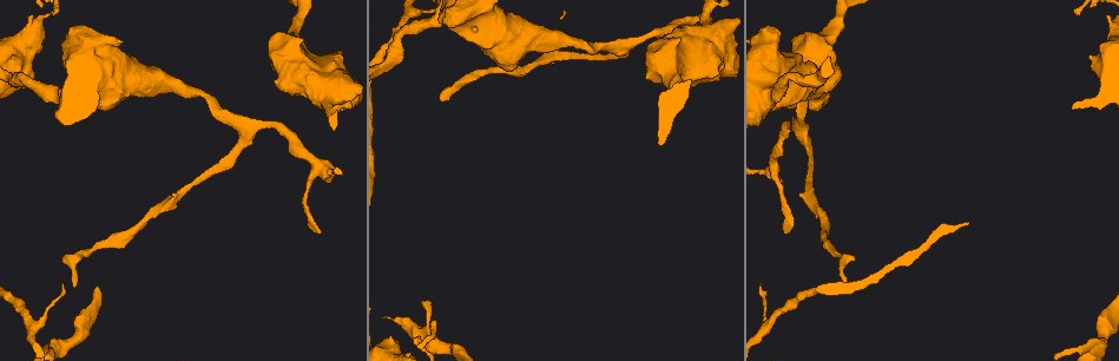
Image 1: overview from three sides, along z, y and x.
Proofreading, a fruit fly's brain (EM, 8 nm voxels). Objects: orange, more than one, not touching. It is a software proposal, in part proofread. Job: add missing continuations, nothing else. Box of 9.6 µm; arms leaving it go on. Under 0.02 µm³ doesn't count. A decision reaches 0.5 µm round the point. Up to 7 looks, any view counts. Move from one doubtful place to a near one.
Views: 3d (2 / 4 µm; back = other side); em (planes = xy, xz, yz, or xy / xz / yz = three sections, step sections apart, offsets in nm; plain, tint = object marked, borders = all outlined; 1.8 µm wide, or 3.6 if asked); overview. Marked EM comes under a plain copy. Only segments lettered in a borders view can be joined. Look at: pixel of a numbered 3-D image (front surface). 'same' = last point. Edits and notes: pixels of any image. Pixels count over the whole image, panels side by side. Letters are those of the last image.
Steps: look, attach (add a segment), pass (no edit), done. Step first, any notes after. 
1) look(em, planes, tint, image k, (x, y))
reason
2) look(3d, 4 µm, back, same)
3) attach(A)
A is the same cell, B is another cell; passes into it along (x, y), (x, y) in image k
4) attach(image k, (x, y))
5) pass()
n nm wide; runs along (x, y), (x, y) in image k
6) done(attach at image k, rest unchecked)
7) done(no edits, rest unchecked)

look(em, planes, borders, image 1, (317, 232))
tapers out

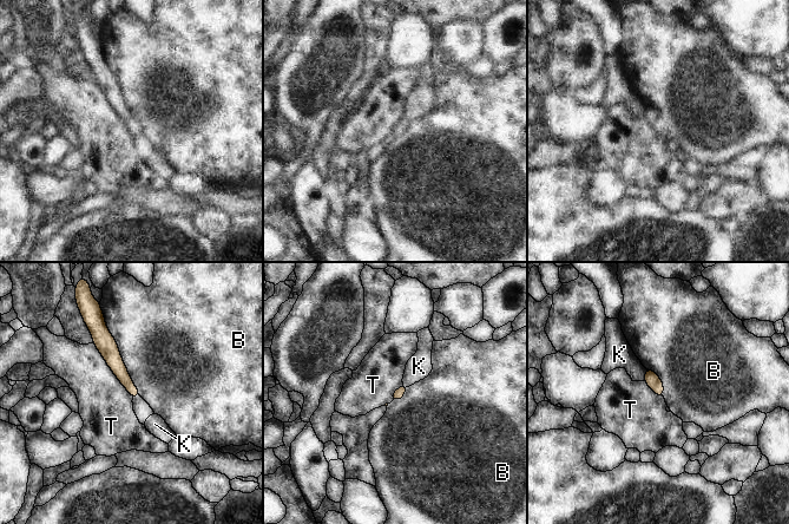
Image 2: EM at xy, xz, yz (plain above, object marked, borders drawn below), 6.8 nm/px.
pass()
B, K and T are other cells; runs along (104, 329), (104, 342), (135, 394) in image 2; none of them fits

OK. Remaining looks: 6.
look(em, planes, tint, image 1, (20, 77))
sharp bend

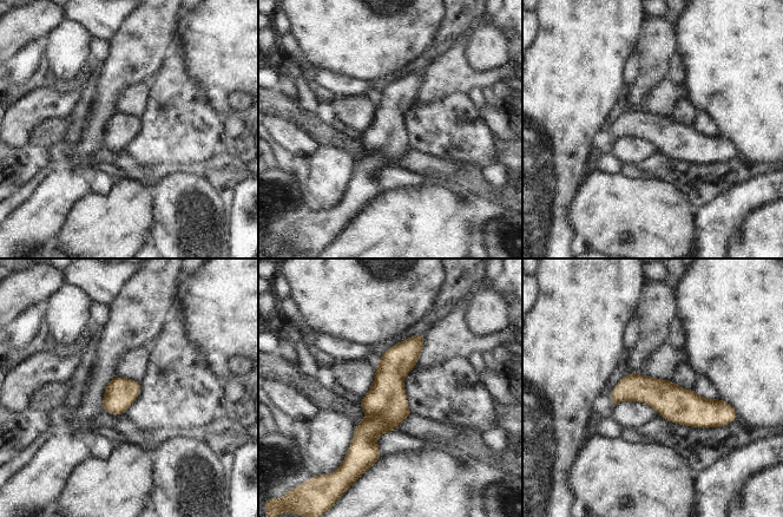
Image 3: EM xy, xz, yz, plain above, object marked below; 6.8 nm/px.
look(em, planes, borders, same)

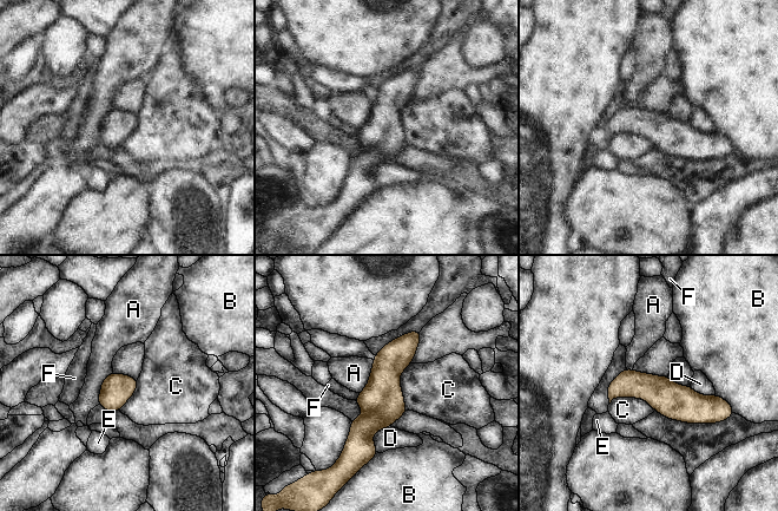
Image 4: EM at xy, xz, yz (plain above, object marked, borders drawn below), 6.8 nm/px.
pass()
200 nm wide; C touches over 320 nm; A, B, C, D, E and F are other cells; none of them fits

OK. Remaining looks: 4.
look(em, 3.6 µm, xy, step 4, borders, image 1, (503, 69))
free end

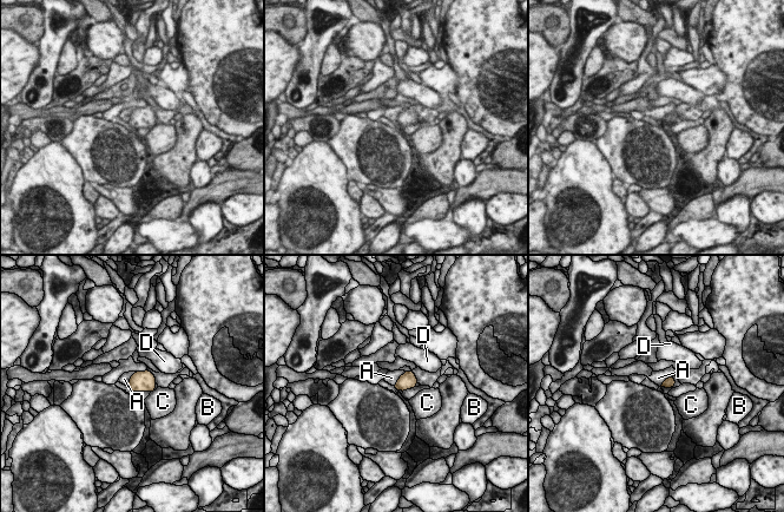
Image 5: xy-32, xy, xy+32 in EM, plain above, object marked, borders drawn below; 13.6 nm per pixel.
look(em, 3.6 µm, xz, step 16, borders, same)
cut it another way

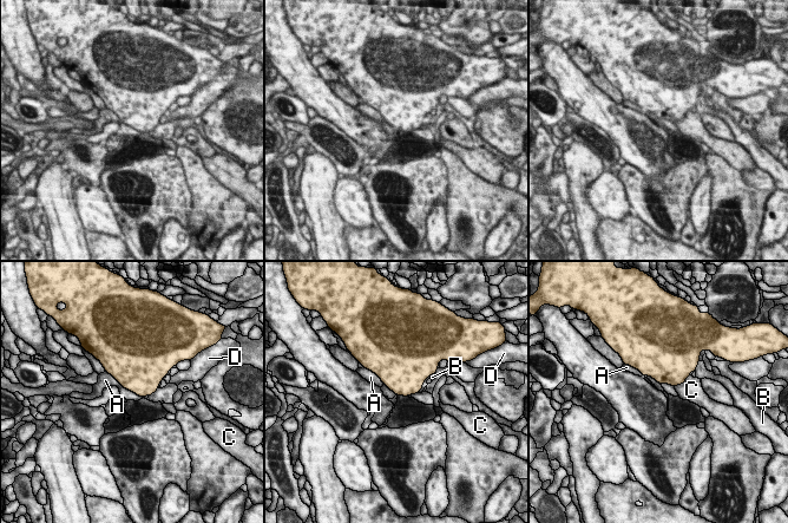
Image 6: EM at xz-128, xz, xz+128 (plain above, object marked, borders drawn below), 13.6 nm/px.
pass()
A, B, C and D are other cells; border along (105, 371), (124, 387), (142, 398) in image 6; none of them fits

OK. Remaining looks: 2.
done(no edits, rest unchecked)

